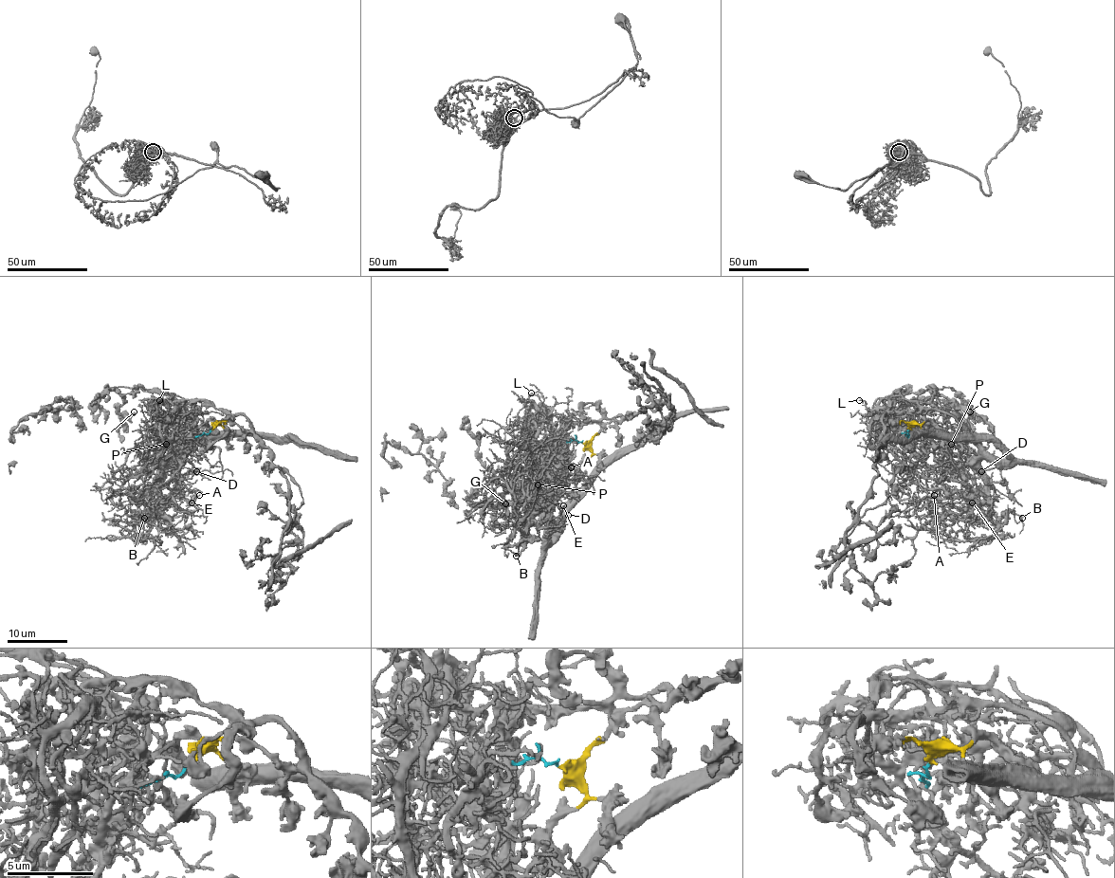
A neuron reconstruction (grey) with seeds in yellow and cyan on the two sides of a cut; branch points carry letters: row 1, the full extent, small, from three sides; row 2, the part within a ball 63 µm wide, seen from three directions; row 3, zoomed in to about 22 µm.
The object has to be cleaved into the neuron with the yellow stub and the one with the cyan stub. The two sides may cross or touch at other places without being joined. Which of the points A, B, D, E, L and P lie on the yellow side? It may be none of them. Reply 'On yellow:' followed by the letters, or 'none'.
On yellow: none

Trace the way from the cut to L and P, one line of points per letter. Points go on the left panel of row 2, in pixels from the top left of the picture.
L: (210, 429), (207, 434), (191, 438), (193, 420), (179, 415), (166, 422), (153, 405), (160, 401)
P: (210, 429), (191, 438), (194, 420), (187, 417), (169, 440), (158, 438), (163, 456), (166, 443)

